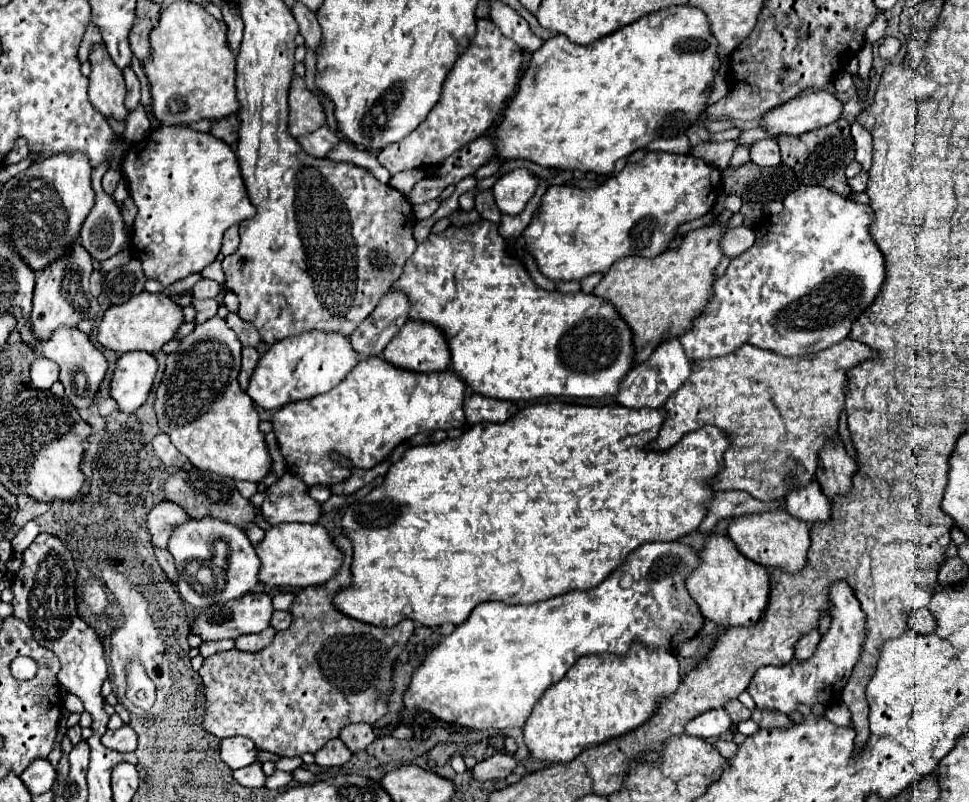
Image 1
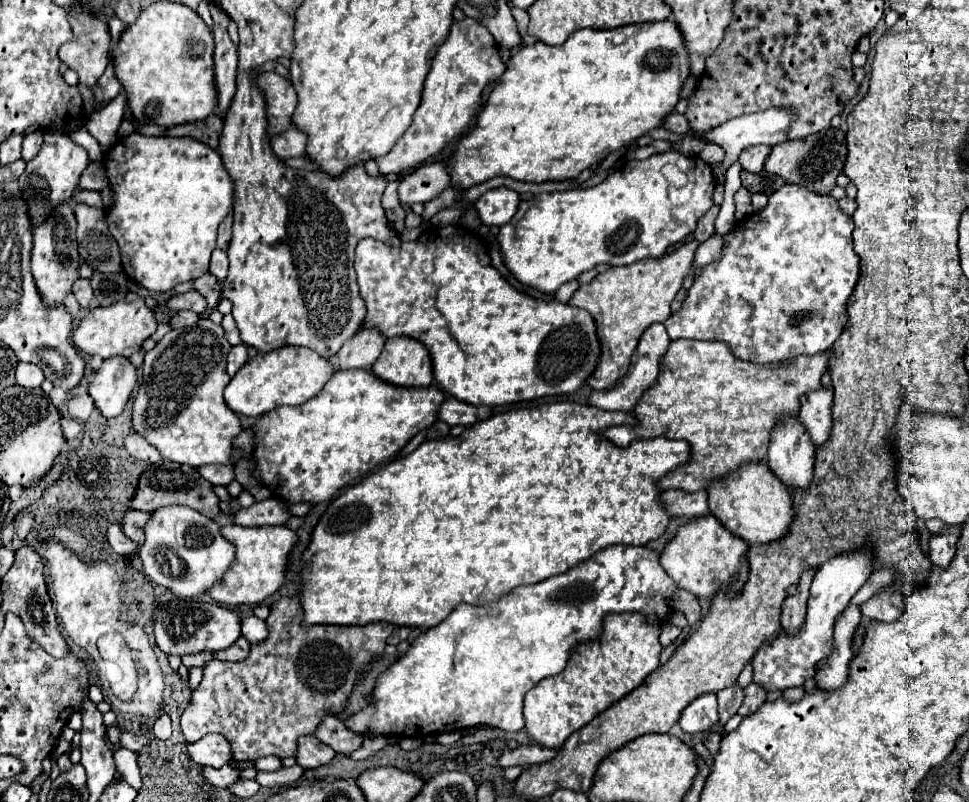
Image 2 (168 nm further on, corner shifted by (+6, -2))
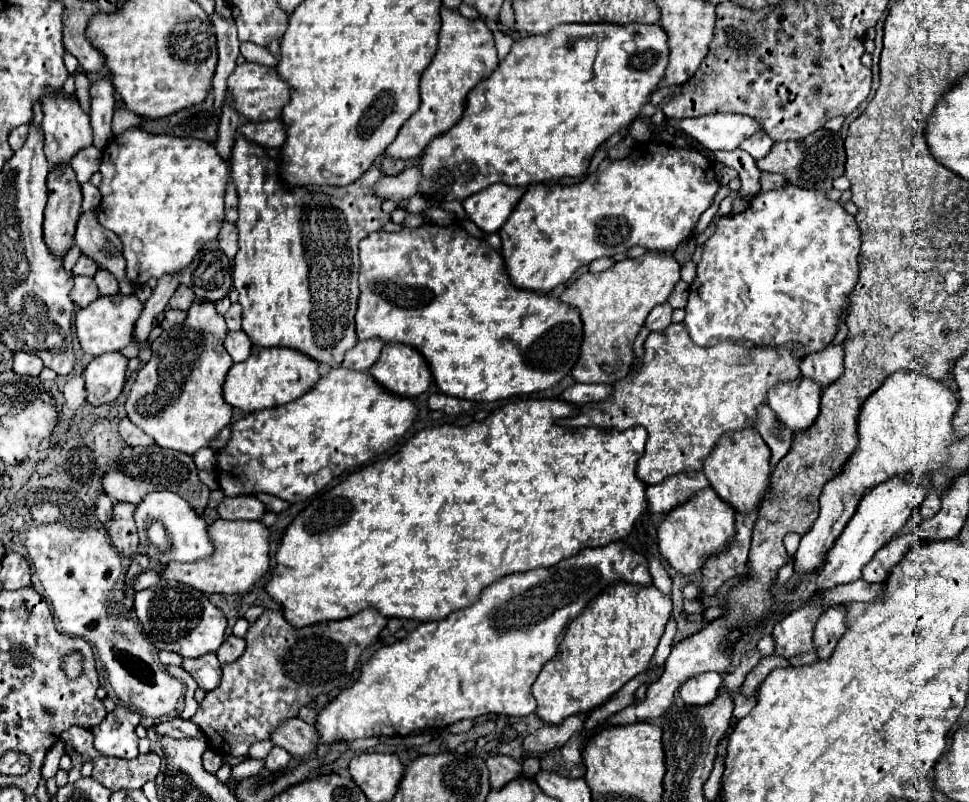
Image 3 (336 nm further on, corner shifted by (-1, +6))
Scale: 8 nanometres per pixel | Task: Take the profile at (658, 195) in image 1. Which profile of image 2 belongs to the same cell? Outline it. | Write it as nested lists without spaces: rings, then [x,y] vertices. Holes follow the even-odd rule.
[[[669,150],[663,154],[653,154],[647,160],[629,161],[623,166],[623,170],[615,170],[607,176],[607,180],[593,188],[539,194],[535,204],[525,212],[517,226],[507,224],[497,234],[505,266],[521,284],[545,294],[555,294],[559,286],[575,280],[577,276],[599,264],[609,262],[611,266],[625,266],[647,256],[657,258],[665,254],[669,246],[695,232],[697,220],[713,206],[715,186],[717,180],[707,162],[703,162],[701,158],[687,158],[675,150]],[[665,164],[675,164],[687,176],[687,184],[681,188],[671,186],[661,174],[661,168]]]

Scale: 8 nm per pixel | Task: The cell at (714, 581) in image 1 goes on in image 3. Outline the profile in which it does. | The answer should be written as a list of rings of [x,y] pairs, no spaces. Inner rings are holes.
[[[706,488],[700,492],[700,496],[694,496],[688,500],[688,504],[682,504],[676,508],[676,512],[670,512],[666,520],[658,526],[658,548],[664,560],[680,574],[692,576],[702,570],[708,558],[720,554],[732,540],[736,538],[736,512],[732,506],[724,504],[712,492],[712,488]]]

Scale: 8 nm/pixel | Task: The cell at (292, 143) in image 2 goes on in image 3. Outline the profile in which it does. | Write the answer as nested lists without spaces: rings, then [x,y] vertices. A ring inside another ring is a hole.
[[[282,120],[272,122],[246,122],[238,128],[248,140],[266,146],[266,148],[280,148],[286,142],[286,128]]]

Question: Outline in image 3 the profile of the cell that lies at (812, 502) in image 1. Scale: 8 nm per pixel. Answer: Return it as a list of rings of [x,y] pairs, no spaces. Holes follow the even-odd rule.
[[[802,378],[780,382],[768,392],[768,406],[774,410],[782,428],[794,434],[806,432],[820,414],[820,386]]]

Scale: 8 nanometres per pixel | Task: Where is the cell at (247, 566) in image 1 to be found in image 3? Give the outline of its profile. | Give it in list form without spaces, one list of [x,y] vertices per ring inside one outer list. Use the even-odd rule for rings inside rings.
[[[152,492],[148,494],[148,498],[144,498],[140,502],[140,506],[136,508],[136,516],[134,516],[136,524],[138,524],[138,534],[140,534],[140,544],[150,544],[148,540],[148,526],[152,522],[160,522],[170,538],[170,546],[166,550],[158,550],[158,562],[162,566],[170,564],[170,562],[198,562],[198,560],[208,560],[214,556],[216,546],[212,544],[212,538],[208,534],[208,522],[188,504],[184,502],[184,498],[172,494],[172,492]]]

